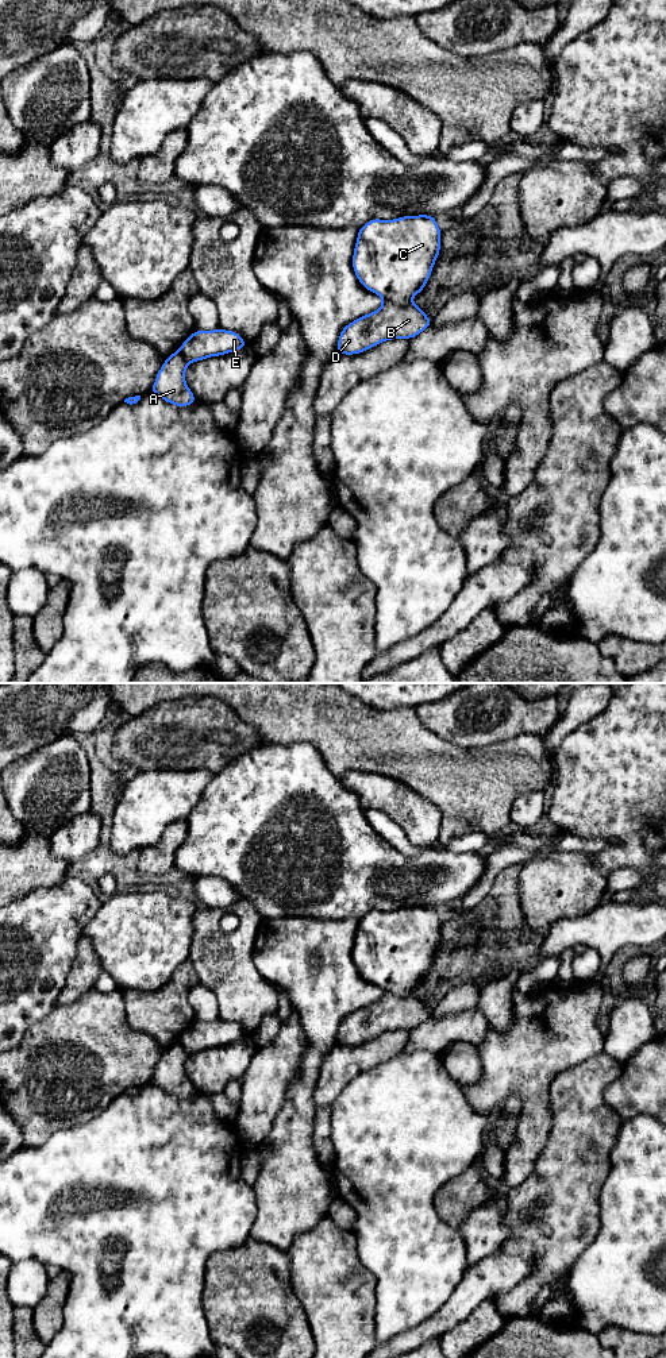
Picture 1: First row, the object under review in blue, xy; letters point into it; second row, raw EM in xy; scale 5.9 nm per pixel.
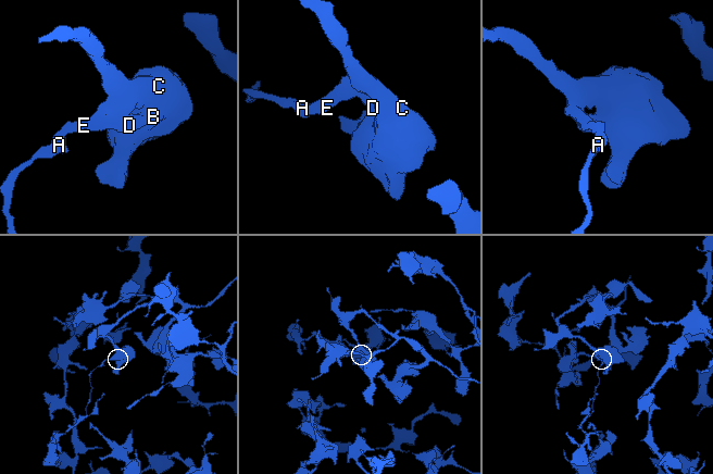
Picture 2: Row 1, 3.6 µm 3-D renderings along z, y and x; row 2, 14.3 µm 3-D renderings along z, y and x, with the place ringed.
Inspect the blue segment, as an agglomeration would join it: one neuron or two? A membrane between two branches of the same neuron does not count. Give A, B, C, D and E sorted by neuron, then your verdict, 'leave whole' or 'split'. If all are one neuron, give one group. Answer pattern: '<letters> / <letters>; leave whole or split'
A / B C D E; split

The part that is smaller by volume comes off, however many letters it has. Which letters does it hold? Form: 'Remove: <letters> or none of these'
Remove: A

